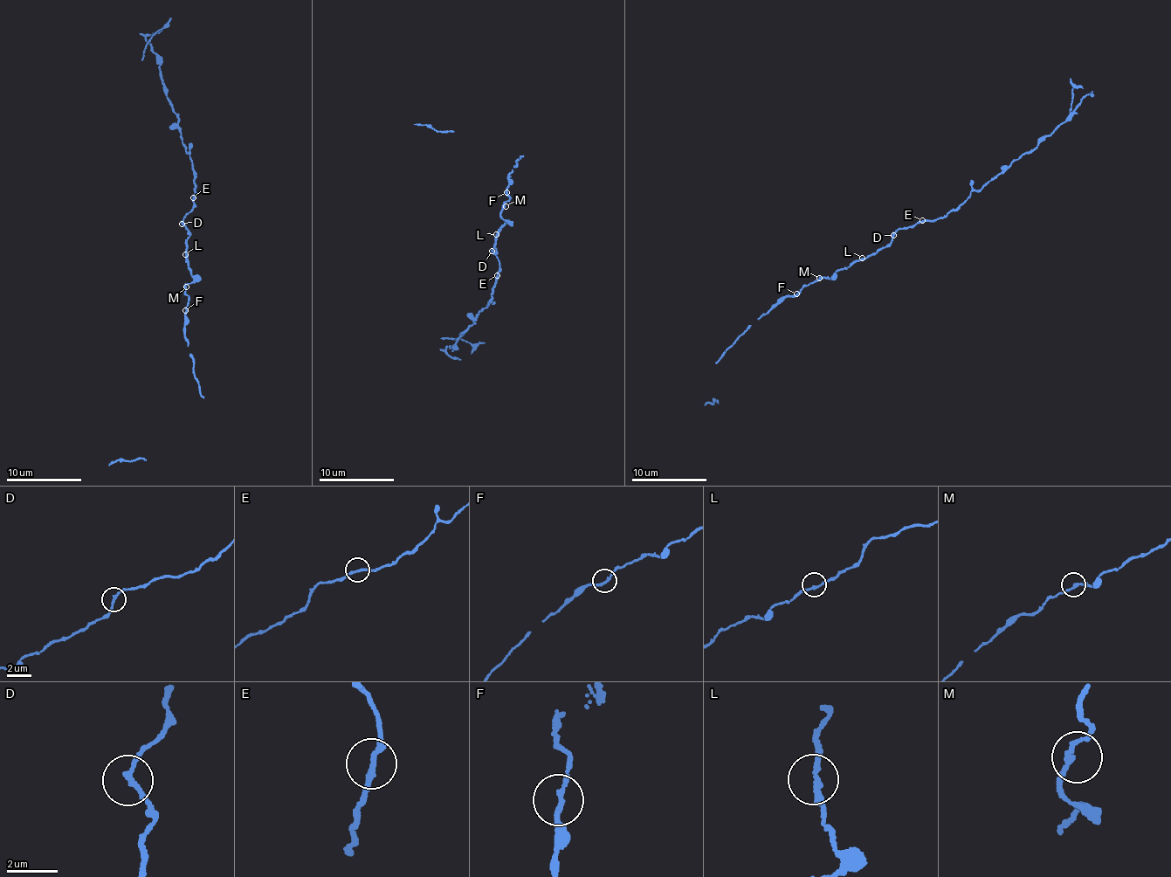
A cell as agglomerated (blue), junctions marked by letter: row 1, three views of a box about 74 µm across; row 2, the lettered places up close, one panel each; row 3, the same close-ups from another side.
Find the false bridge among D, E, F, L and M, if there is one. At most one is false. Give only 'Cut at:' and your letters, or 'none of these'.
Cut at: E

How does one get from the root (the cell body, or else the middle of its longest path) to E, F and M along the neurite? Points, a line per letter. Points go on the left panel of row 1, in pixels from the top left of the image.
E: (187, 250), (190, 235), (182, 221), (196, 207), (192, 196)
F: (187, 250), (186, 259), (193, 281), (182, 286), (189, 300), (185, 310)
M: (187, 250), (186, 259), (193, 281), (183, 285), (186, 286)

